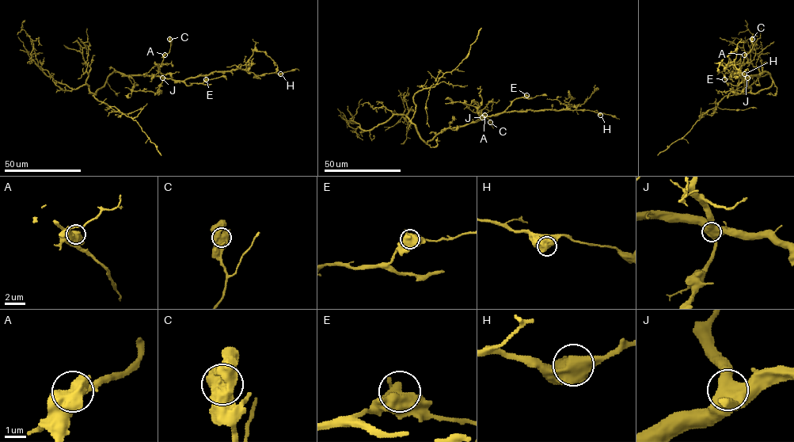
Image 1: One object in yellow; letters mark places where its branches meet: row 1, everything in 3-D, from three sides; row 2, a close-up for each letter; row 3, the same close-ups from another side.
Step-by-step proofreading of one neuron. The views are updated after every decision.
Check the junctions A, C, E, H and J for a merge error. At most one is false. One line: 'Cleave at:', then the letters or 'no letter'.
Cleave at: no letter

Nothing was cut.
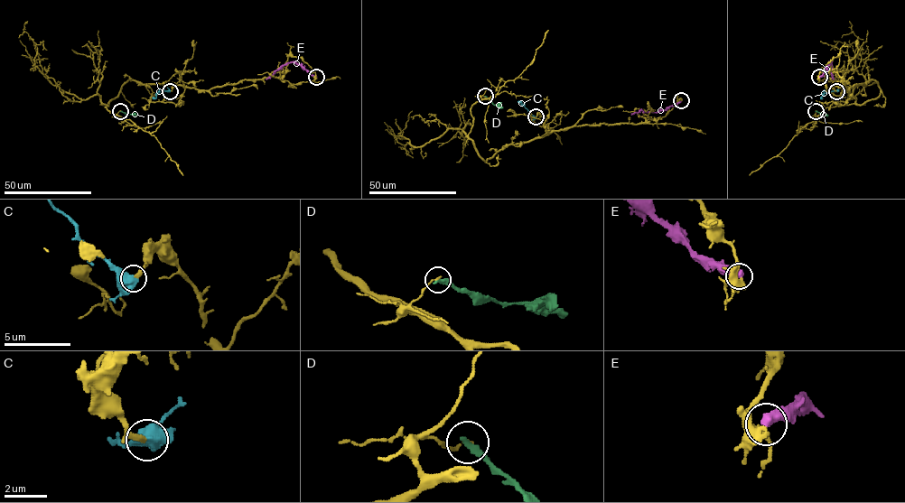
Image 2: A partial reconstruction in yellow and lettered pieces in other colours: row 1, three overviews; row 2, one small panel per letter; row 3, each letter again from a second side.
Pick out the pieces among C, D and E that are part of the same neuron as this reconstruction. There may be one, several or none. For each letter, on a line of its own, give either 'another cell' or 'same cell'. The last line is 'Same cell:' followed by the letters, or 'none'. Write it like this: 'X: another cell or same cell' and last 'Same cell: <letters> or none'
C: same cell
D: another cell
E: another cell
Same cell: C

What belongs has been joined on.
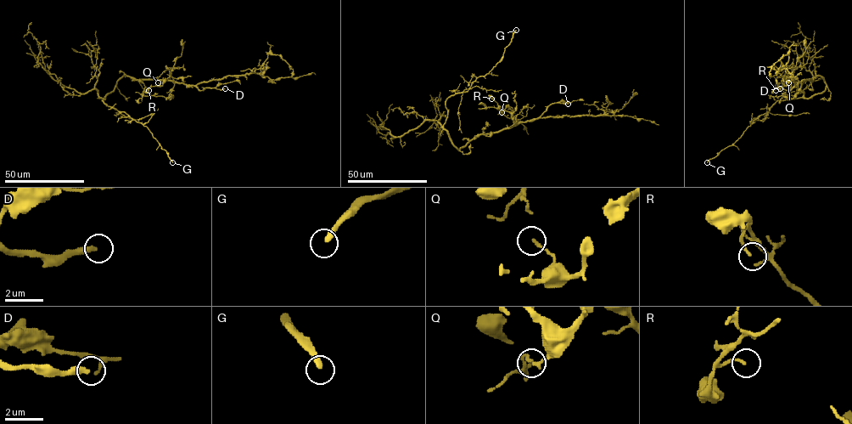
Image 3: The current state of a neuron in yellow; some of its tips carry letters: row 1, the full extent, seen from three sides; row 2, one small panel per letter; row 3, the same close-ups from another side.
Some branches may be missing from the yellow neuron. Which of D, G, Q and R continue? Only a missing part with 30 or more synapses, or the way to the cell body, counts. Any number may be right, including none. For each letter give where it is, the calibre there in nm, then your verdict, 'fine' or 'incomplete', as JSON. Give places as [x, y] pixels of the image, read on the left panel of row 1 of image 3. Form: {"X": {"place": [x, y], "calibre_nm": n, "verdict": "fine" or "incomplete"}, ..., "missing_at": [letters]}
{"D": {"place": [225, 88], "calibre_nm": 320, "verdict": "incomplete"}, "G": {"place": [172, 162], "calibre_nm": 280, "verdict": "incomplete"}, "Q": {"place": [158, 82], "calibre_nm": 100, "verdict": "fine"}, "R": {"place": [148, 90], "calibre_nm": 120, "verdict": "fine"}, "missing_at": ["D", "G"]}

